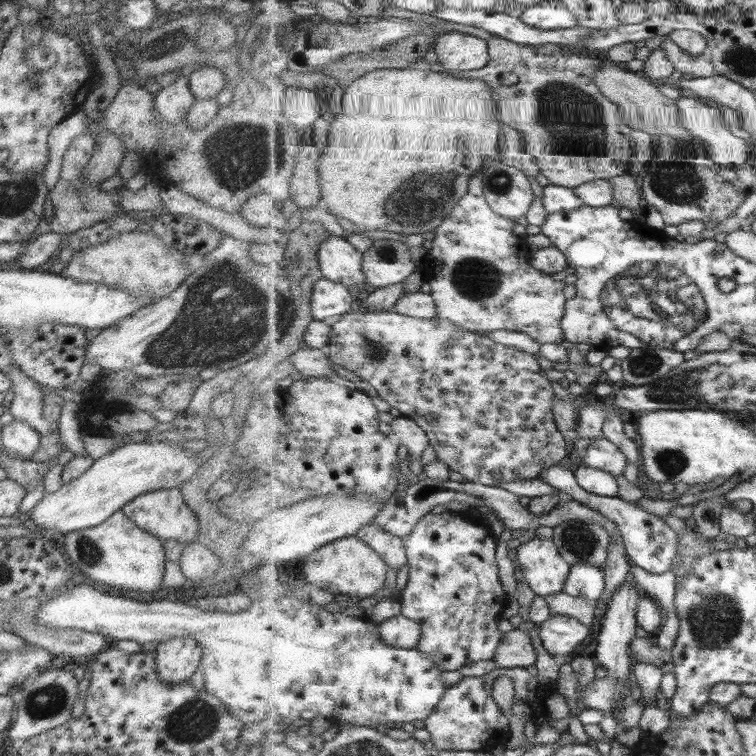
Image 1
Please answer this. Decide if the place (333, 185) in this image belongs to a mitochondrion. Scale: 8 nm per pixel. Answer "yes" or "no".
no

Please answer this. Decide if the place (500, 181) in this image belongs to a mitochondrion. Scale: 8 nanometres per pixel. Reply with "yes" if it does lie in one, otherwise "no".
yes

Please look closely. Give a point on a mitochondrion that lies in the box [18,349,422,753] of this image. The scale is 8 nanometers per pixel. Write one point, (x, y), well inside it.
(195, 720)

